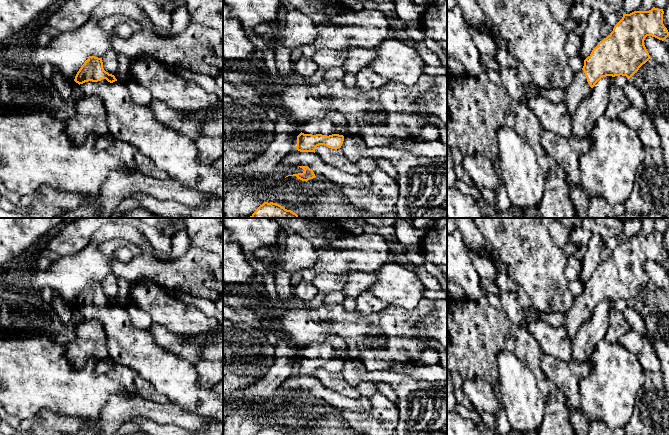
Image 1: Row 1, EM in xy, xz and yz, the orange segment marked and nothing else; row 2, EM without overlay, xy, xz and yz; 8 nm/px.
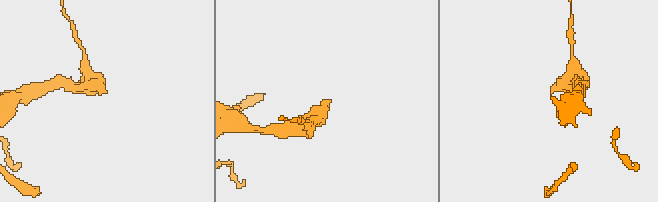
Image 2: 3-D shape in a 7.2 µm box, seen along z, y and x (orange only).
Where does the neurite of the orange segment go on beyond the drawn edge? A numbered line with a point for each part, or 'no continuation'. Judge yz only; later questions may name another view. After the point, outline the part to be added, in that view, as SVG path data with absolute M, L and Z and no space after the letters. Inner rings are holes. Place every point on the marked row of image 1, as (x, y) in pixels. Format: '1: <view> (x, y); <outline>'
1: yz (579, 89); M583 70L574 73L572 81L566 88L566 91L567 97L565 103L567 110L569 114L573 115L583 100L587 98L592 91Z

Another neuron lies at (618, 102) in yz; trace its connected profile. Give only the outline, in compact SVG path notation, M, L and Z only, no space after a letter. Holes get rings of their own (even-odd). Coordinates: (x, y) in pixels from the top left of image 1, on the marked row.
M612 85L609 88L609 103L605 116L610 119L618 119L621 112L630 107L630 101L622 88Z

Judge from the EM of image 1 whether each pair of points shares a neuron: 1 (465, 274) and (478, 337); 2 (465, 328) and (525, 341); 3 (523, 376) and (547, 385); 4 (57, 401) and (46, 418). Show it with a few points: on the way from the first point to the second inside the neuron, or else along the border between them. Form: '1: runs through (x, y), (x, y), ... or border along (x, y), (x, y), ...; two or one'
1: border along (487, 293), (475, 301), (466, 299); two
2: runs through (480, 331), (510, 332); one
3: border along (523, 362), (533, 373), (536, 385), (546, 403); two
4: border along (74, 416), (41, 410), (29, 418); two

